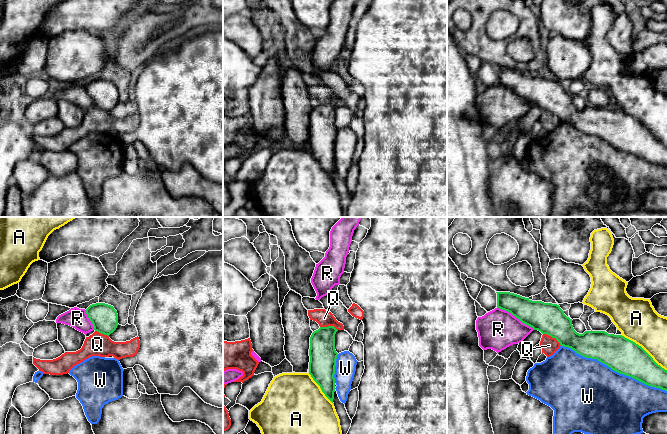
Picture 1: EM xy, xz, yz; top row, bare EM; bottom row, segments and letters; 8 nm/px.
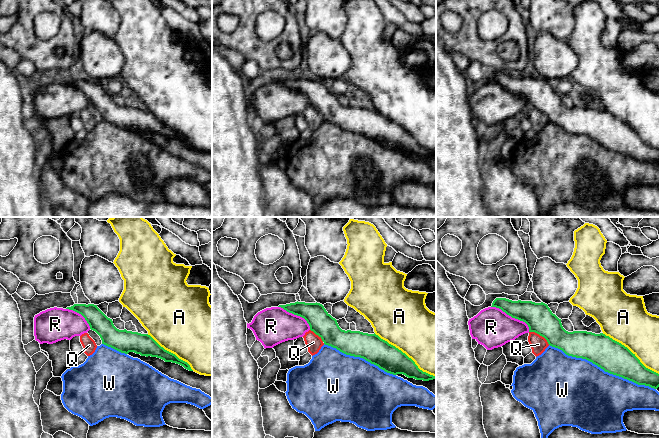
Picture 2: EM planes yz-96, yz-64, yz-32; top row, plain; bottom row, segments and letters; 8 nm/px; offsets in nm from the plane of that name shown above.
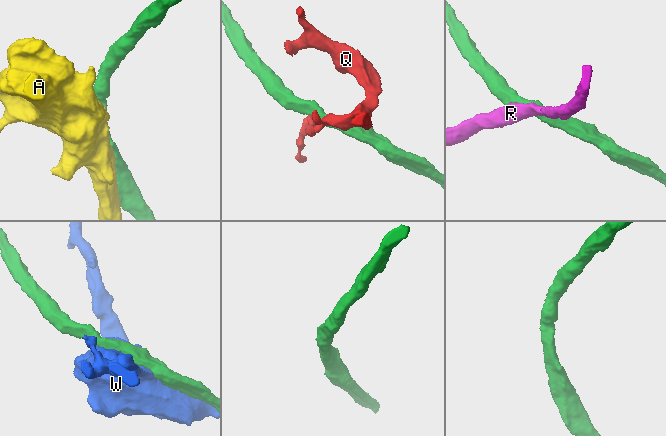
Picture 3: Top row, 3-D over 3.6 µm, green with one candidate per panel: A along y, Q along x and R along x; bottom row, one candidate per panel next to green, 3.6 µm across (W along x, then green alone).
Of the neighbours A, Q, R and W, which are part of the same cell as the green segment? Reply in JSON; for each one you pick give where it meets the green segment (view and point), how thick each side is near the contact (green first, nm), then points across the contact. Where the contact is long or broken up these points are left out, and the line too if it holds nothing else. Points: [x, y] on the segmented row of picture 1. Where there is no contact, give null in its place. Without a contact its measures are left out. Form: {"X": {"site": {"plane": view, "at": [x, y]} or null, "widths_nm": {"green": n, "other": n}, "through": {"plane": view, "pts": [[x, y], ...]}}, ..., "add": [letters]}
{"add": []}

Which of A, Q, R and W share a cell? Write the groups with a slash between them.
A / Q / R / W

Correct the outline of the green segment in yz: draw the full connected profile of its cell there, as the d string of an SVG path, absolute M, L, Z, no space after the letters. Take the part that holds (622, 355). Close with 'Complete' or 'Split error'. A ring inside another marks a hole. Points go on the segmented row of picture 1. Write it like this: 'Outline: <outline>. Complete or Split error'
Outline: M496 292L497 307L510 312L522 323L555 338L561 346L571 348L577 354L591 359L597 359L612 370L632 377L648 386L667 391L667 370L658 365L653 358L638 344L622 335L608 334L605 331L585 331L577 333L572 325L572 319L564 314L557 304L532 301L529 298L510 292Z. Complete

